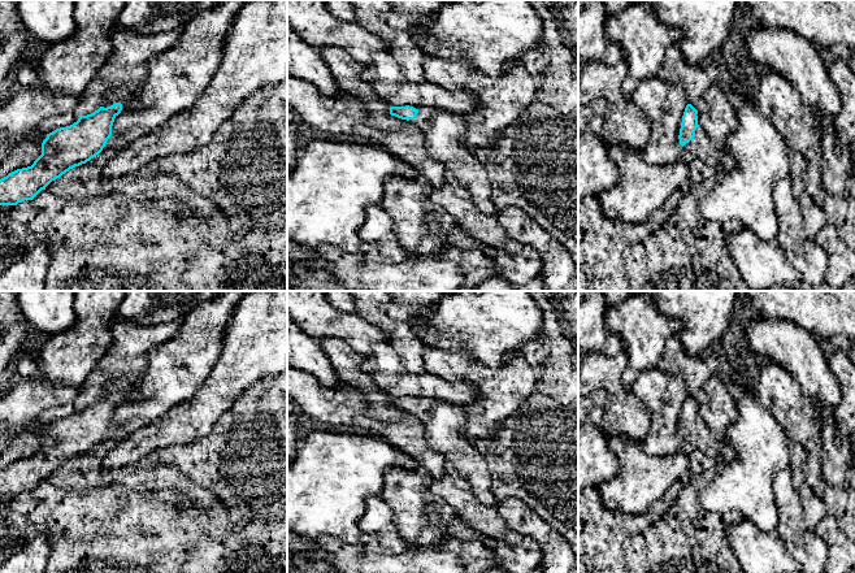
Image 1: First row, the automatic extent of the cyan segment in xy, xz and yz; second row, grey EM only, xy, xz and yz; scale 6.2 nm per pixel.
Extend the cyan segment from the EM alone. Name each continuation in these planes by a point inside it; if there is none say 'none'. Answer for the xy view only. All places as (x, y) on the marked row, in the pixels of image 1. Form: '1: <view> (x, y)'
1: xy (114, 142)

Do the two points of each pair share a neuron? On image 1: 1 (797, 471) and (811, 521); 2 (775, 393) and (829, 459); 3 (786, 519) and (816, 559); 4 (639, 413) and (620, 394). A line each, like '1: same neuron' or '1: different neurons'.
1: same neuron
2: different neurons
3: same neuron
4: same neuron

